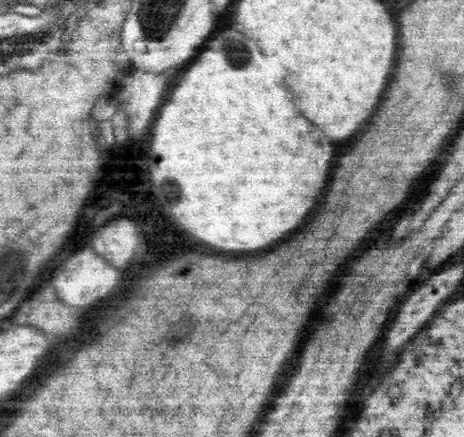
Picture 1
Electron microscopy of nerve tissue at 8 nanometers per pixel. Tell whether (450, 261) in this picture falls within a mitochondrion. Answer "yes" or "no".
no

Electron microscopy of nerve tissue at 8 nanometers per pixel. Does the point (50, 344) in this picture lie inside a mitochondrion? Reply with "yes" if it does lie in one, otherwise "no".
no

